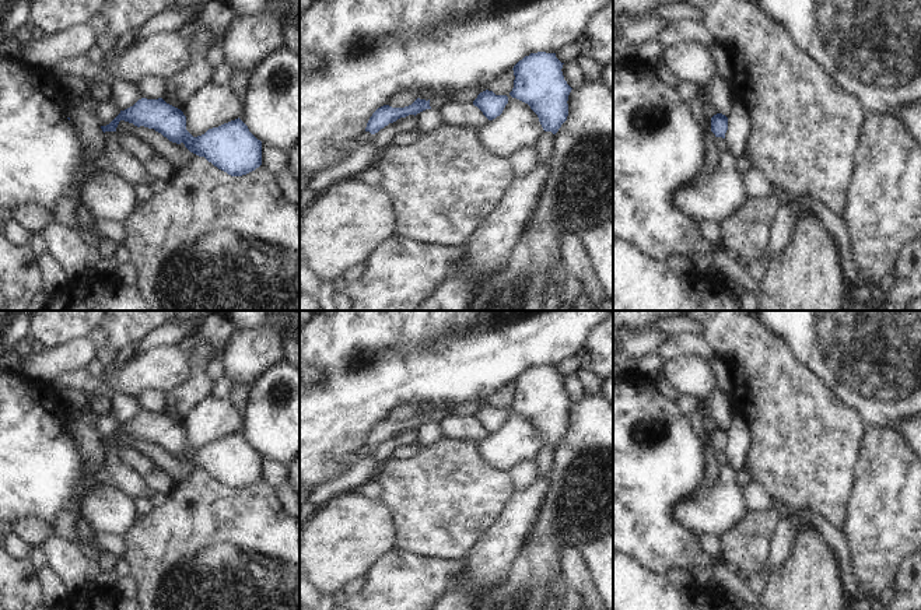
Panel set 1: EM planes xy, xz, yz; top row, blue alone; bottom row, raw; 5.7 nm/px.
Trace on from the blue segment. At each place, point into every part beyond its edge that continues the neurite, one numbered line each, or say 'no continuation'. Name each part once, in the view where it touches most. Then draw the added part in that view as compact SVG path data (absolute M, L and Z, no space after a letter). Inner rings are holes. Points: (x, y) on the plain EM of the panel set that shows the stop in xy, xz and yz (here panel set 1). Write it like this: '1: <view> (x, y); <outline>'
no continuation

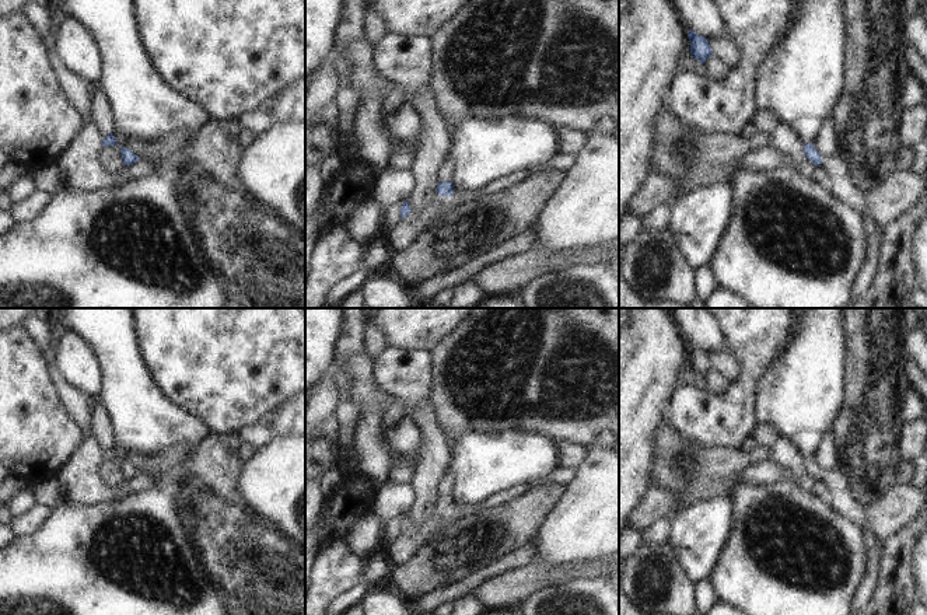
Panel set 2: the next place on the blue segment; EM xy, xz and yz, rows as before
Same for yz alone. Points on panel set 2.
1: yz (838, 491); M821 468L821 472L832 507L863 531L872 531L867 510L851 497L850 485L842 471L839 468L832 471Z

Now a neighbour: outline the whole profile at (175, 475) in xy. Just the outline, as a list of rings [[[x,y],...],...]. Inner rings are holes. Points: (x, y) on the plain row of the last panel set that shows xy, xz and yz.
[[[181,464],[171,468],[167,474],[140,474],[122,486],[122,490],[115,496],[123,495],[127,496],[130,493],[139,493],[146,489],[168,489],[175,488],[179,483],[186,481],[186,472]]]

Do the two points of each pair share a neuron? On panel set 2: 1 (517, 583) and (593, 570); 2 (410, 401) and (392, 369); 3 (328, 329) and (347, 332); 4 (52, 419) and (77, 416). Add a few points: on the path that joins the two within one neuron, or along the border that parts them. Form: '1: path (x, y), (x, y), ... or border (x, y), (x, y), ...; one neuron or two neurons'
1: path (535, 576), (563, 575), (574, 570); one neuron
2: path (410, 392), (410, 387), (401, 377); one neuron
3: border (343, 322), (336, 339), (332, 363); two neurons
4: border (55, 388), (60, 406), (83, 434); two neurons

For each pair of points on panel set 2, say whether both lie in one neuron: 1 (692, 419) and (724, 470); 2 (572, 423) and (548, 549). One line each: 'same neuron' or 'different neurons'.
1: different neurons
2: different neurons

